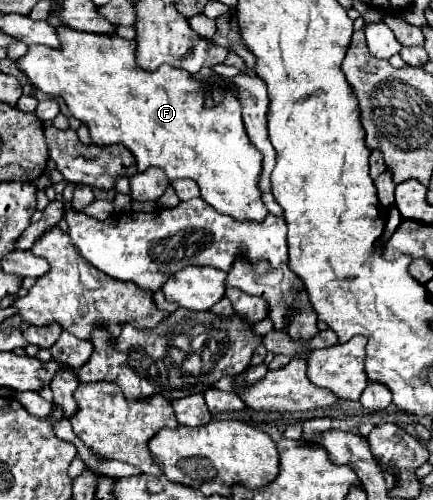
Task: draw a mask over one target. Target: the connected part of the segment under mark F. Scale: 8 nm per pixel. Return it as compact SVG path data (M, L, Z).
M57 26L57 36L61 40L61 48L33 44L29 46L29 52L17 60L17 64L33 88L47 92L49 96L61 96L65 100L71 116L87 124L93 144L123 144L135 156L139 172L157 166L169 176L171 182L177 178L193 178L201 190L201 198L217 212L229 214L237 220L257 222L267 216L267 208L261 202L261 192L257 190L263 156L257 152L257 148L253 148L253 144L249 144L249 138L245 136L241 104L237 104L233 92L225 92L221 104L205 108L205 80L195 80L193 74L171 68L169 64L163 64L157 72L145 72L137 68L133 58L133 40L113 34L77 32L67 26Z

